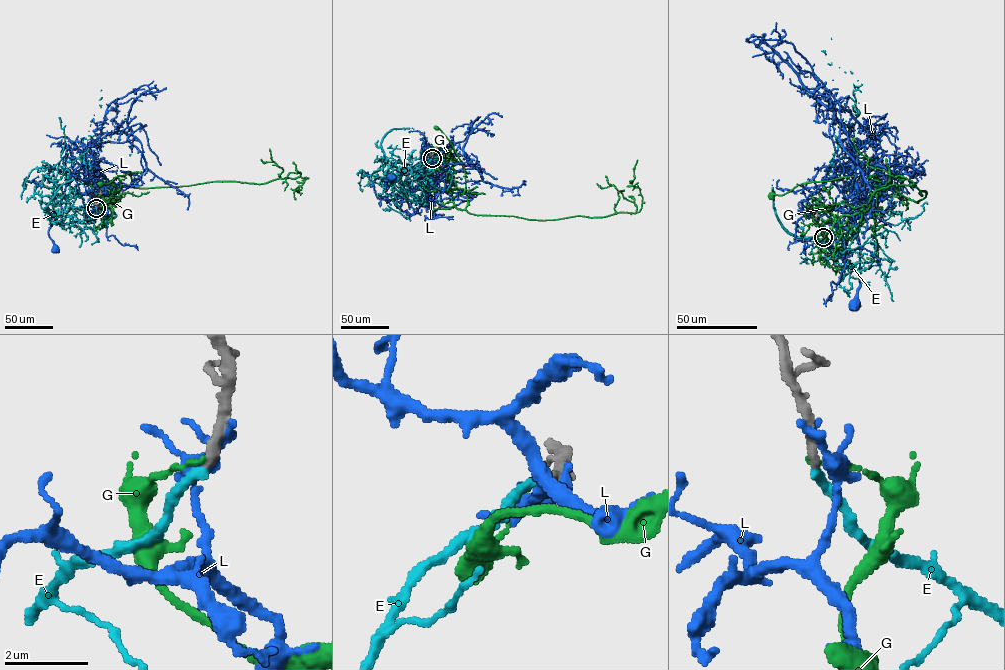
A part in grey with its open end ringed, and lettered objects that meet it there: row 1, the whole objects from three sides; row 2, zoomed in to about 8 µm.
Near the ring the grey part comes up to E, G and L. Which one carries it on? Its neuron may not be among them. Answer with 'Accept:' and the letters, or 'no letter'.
Accept: E

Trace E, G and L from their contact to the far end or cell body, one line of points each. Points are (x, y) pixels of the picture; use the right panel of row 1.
E: (823, 237), (845, 256), (837, 249), (878, 194), (868, 127), (849, 119), (857, 80), (844, 72)
G: (822, 237), (825, 244), (844, 215), (867, 212), (885, 197), (908, 198), (887, 183), (856, 176), (772, 194)
L: (823, 236), (828, 247), (857, 197), (851, 159), (837, 169), (832, 181), (846, 200), (857, 229), (856, 306)

